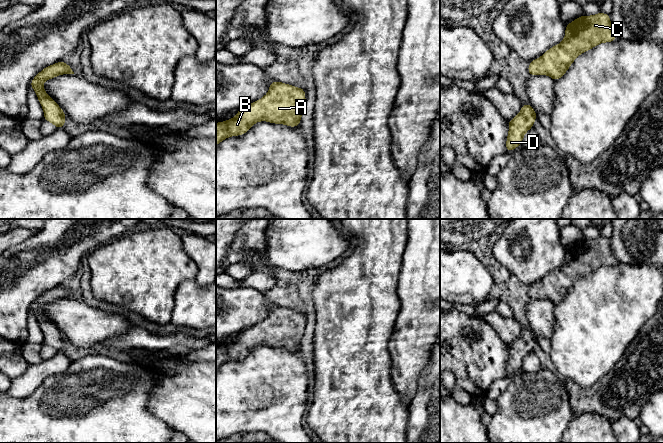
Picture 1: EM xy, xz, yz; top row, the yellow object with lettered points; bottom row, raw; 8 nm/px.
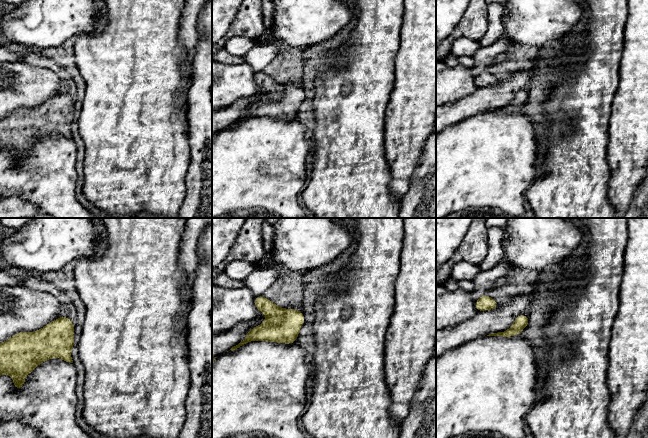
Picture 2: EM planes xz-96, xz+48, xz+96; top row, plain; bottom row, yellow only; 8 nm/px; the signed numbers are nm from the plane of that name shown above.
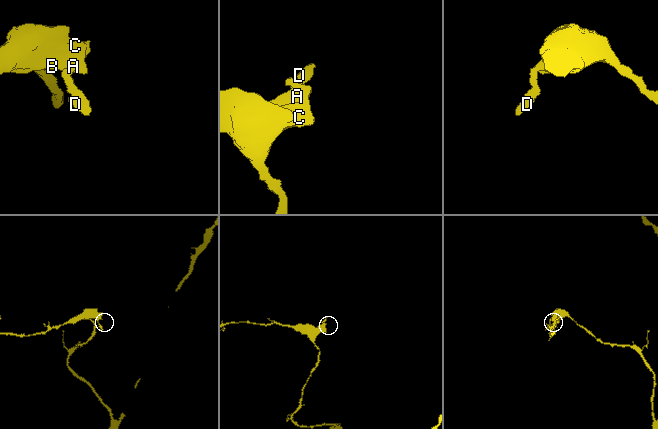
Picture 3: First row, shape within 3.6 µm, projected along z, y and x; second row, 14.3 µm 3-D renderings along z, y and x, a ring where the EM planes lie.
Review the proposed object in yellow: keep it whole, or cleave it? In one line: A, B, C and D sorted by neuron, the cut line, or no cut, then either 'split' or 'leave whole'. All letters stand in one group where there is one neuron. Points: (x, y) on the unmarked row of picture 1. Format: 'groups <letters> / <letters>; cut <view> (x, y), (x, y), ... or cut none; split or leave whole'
groups A B C D; cut none; leave whole

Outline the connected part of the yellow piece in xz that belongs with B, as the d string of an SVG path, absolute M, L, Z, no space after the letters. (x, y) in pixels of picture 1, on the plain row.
M275 304L270 308L269 316L260 324L241 331L234 342L216 347L216 370L228 361L245 358L259 345L284 348L289 351L298 351L305 328L306 321L304 312L298 312Z

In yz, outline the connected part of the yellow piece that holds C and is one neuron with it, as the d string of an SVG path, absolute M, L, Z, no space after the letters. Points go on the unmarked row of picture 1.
M610 238L582 239L566 248L565 262L560 268L529 287L528 297L531 300L547 299L557 305L580 278L600 267L614 266L617 262L611 251Z

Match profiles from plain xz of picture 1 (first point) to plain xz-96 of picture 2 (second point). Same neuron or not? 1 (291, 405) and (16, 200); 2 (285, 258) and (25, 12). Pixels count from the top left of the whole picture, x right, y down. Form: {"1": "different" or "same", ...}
{"1": "different", "2": "same"}

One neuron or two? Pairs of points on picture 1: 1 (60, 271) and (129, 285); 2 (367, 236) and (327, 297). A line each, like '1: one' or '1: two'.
1: two
2: one

